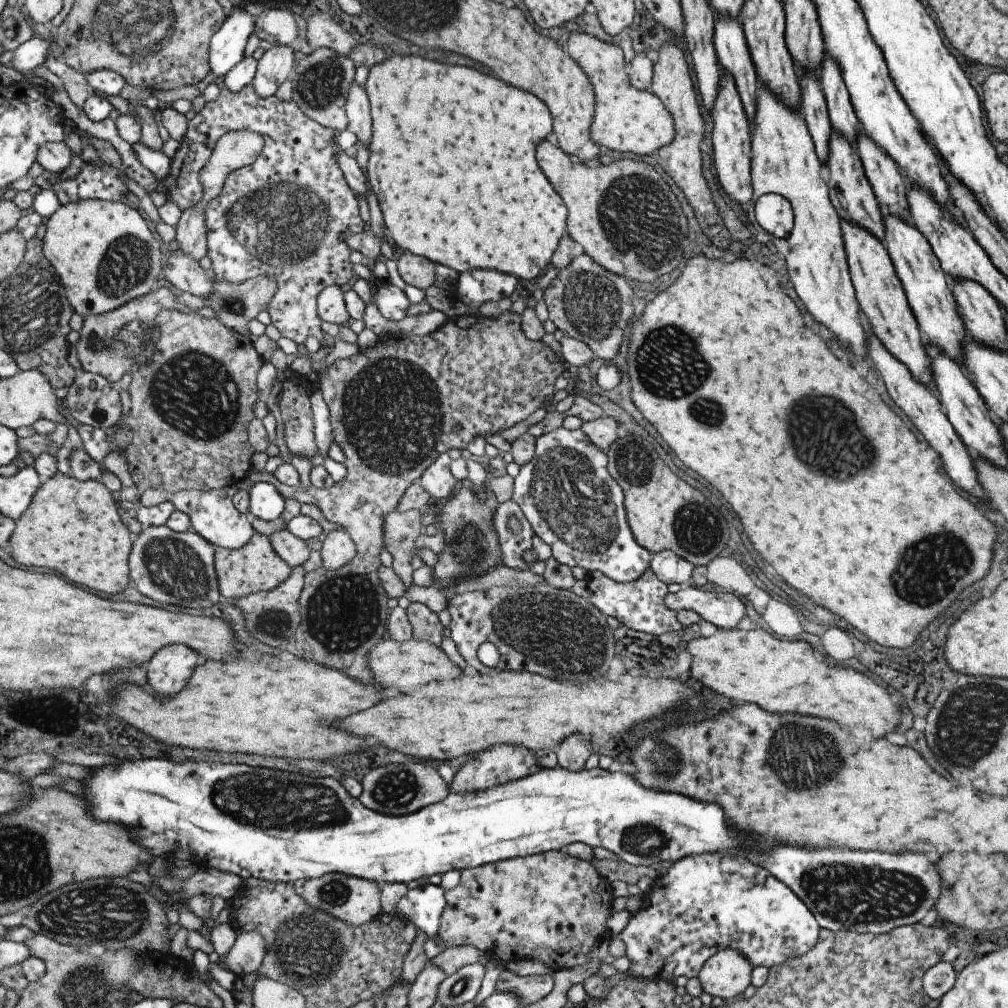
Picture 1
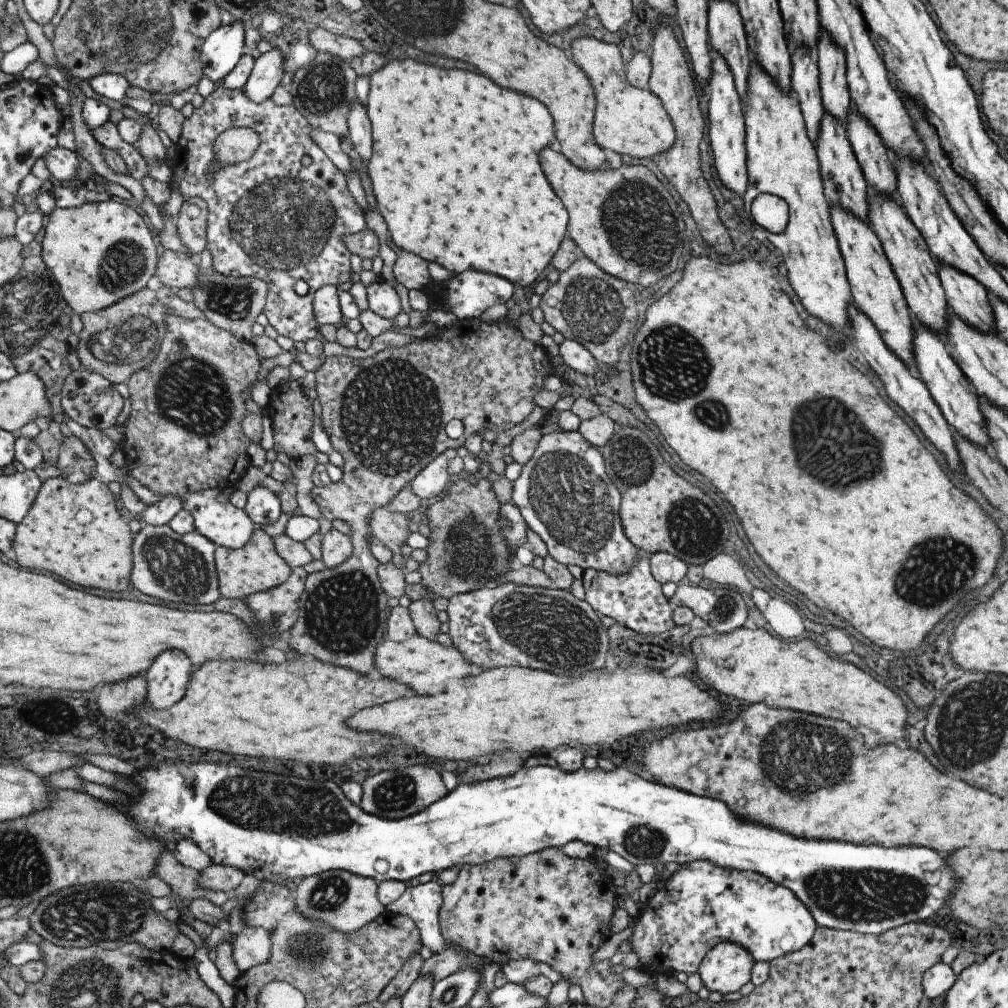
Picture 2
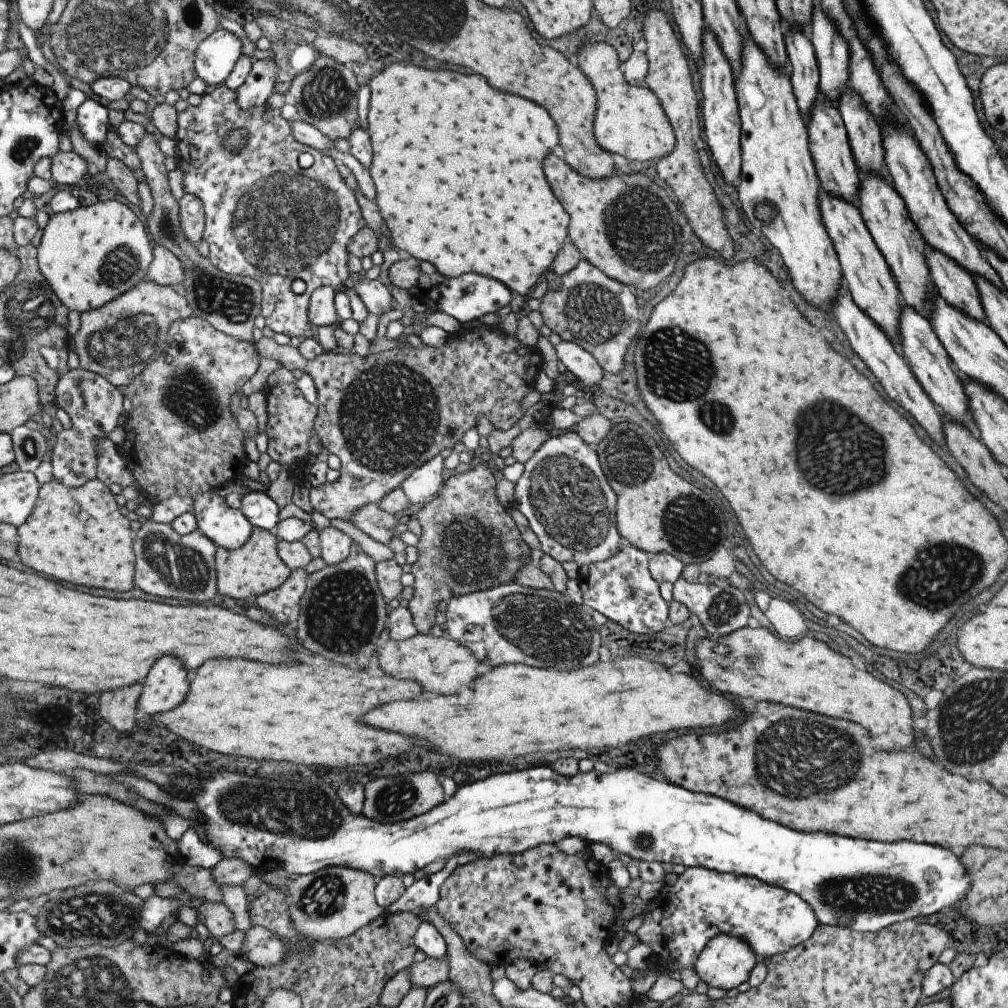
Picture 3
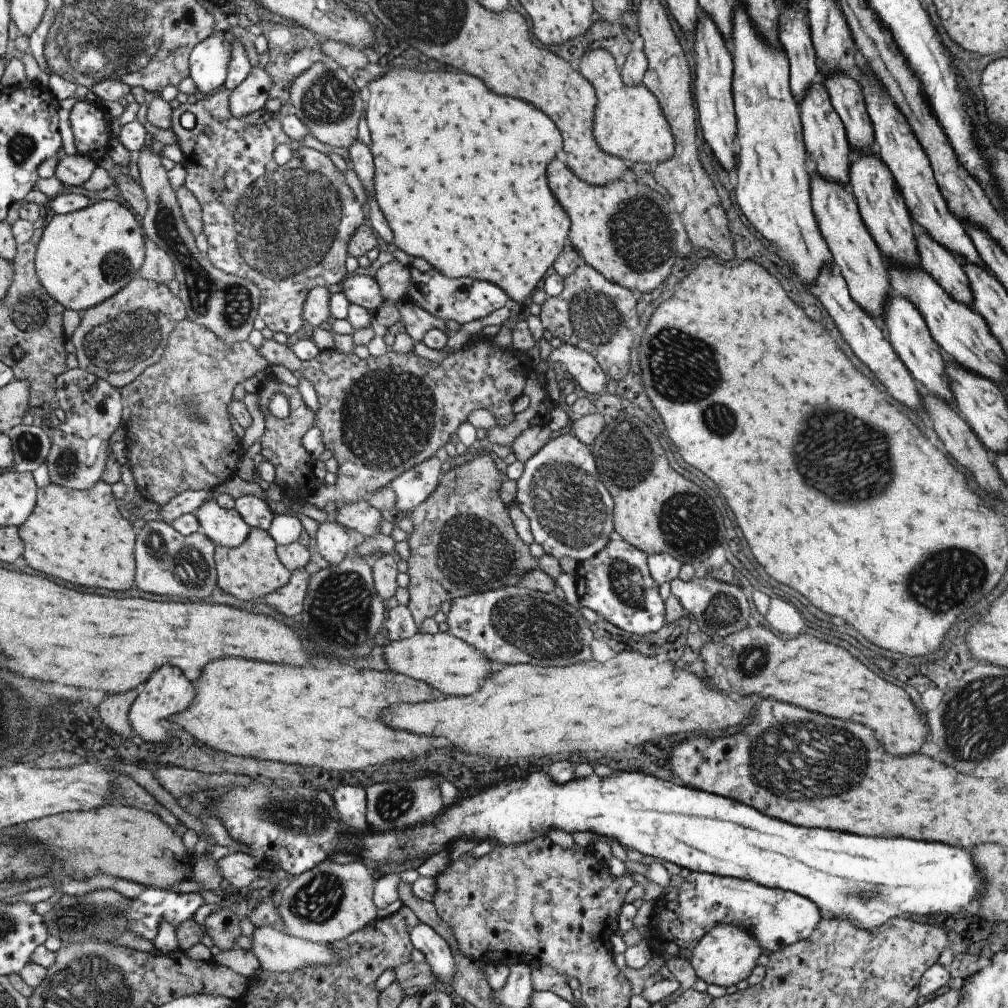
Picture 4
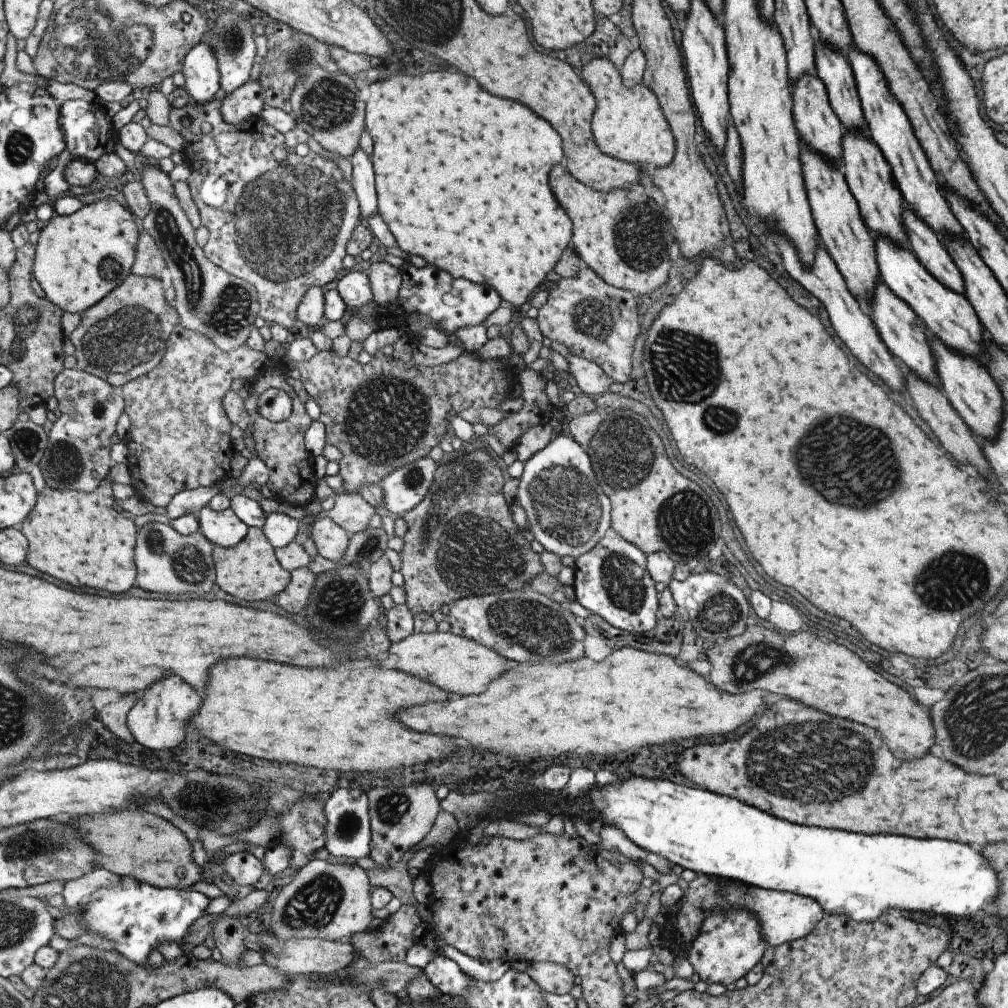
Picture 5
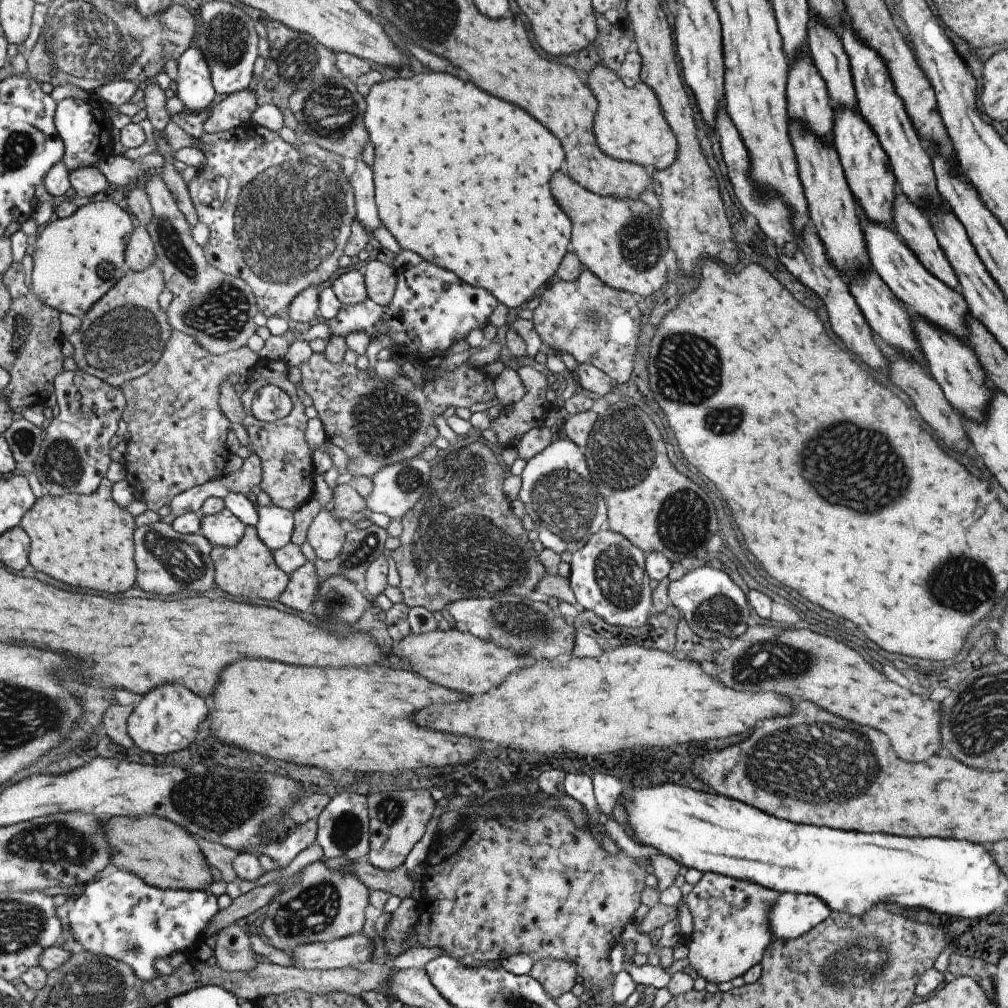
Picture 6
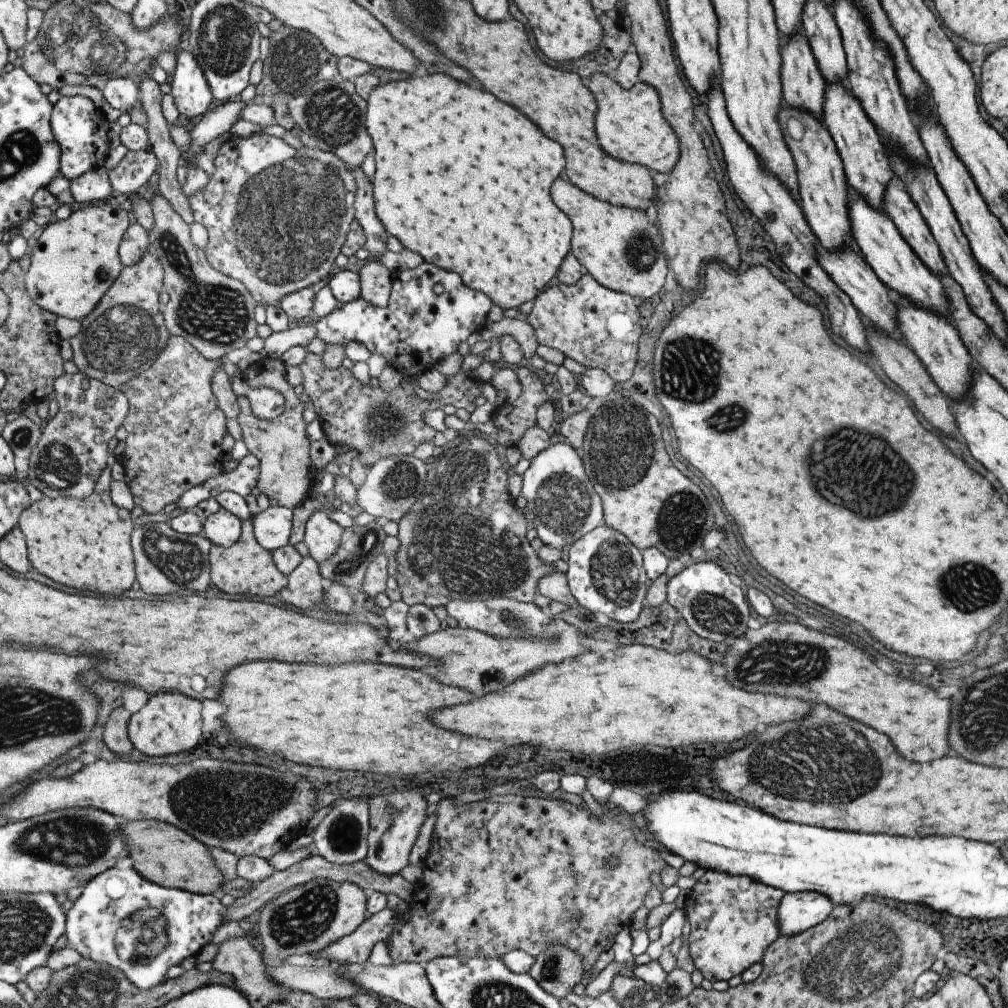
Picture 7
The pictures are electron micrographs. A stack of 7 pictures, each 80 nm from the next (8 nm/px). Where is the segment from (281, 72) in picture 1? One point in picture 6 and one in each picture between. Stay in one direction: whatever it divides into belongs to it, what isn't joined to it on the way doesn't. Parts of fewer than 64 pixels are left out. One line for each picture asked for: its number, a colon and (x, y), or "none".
2: (267, 71)
3: (258, 85)
4: (249, 96)
5: (245, 102)
6: (234, 110)

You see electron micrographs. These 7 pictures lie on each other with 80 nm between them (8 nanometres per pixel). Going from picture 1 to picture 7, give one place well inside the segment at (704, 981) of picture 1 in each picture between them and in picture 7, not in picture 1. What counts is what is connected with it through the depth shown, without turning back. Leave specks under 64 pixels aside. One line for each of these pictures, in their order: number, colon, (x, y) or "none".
2: (726, 967)
3: (725, 962)
4: (726, 954)
5: (729, 944)
6: (730, 932)
7: (732, 918)

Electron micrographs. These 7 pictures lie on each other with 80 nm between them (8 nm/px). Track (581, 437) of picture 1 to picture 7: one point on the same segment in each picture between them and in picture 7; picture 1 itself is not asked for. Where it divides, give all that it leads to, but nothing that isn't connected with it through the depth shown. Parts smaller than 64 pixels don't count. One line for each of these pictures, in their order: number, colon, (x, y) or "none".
2: (563, 494)
3: (570, 507)
4: (570, 511)
5: (567, 513)
6: (561, 499)
7: (558, 494)

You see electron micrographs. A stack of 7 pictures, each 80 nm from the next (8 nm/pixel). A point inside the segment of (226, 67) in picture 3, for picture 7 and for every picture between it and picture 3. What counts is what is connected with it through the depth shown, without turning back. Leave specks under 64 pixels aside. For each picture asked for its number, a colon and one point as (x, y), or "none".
4: (207, 65)
5: (201, 81)
6: (193, 84)
7: (189, 91)

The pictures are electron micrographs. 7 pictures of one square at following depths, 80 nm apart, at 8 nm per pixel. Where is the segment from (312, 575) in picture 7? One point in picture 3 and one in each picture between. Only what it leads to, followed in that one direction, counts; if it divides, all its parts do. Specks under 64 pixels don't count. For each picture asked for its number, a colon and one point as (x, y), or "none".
3: (281, 604)
4: (287, 600)
5: (293, 598)
6: (302, 584)

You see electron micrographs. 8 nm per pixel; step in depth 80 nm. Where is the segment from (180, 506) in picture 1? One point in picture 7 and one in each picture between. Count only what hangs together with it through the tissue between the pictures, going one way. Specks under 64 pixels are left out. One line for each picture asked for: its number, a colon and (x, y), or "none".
2: (222, 524)
3: (225, 527)
4: (221, 527)
5: (223, 528)
6: (222, 529)
7: (222, 528)

